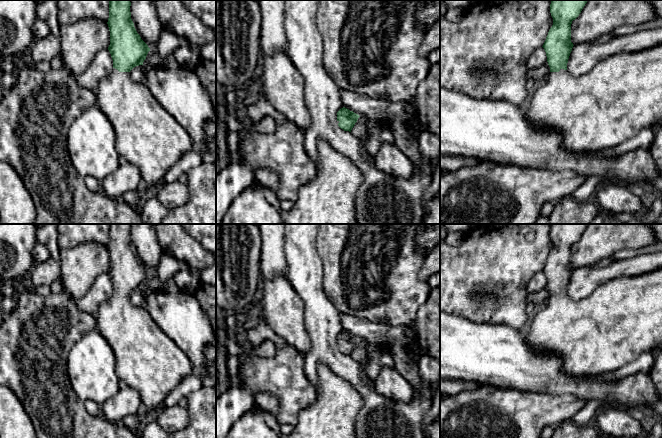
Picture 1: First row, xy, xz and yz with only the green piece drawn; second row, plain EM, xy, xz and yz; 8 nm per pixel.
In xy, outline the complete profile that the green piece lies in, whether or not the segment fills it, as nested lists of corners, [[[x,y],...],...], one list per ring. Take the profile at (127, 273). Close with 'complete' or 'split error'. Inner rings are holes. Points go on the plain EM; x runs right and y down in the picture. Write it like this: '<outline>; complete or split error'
[[[109,224],[108,251],[113,295],[101,303],[95,313],[97,331],[112,348],[119,381],[135,389],[141,398],[142,410],[160,409],[167,395],[186,377],[192,375],[189,357],[168,337],[143,306],[134,306],[130,295],[143,289],[150,272],[137,257],[131,243],[130,224]]]; split error

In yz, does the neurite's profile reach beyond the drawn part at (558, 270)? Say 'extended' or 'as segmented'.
extended

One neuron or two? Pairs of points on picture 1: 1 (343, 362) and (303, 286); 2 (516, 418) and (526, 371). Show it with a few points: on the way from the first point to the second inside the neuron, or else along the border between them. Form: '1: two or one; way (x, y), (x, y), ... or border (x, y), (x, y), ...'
1: one; way (323, 346), (323, 324), (317, 306)
2: two; border (506, 389), (524, 390), (534, 393)

